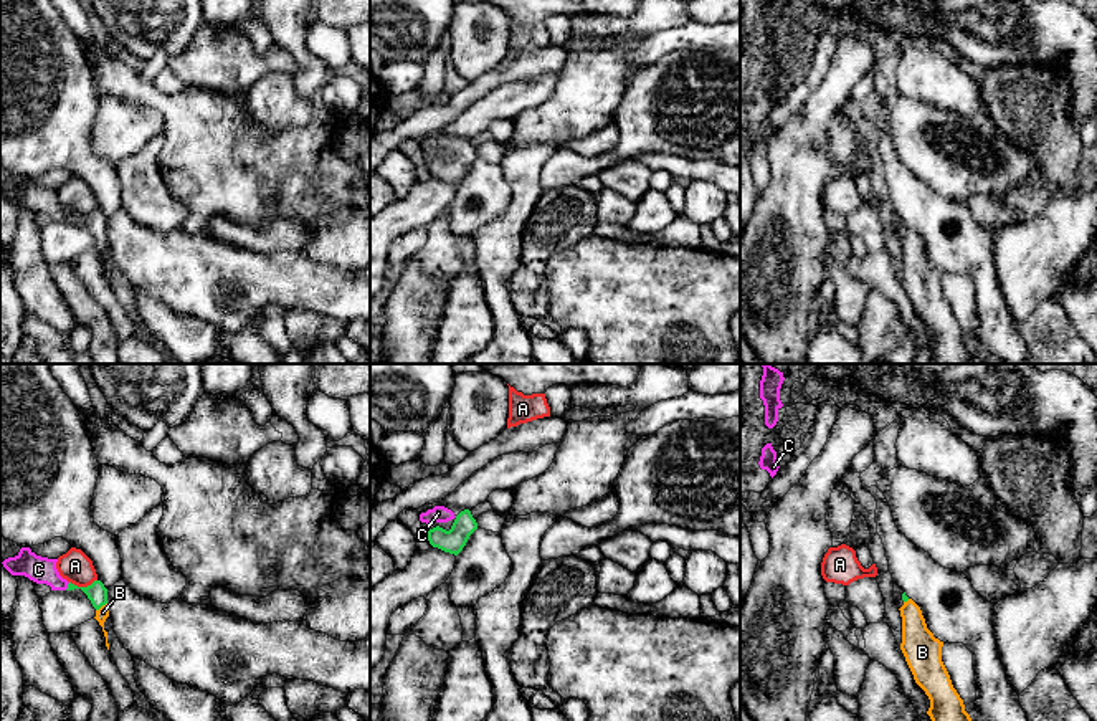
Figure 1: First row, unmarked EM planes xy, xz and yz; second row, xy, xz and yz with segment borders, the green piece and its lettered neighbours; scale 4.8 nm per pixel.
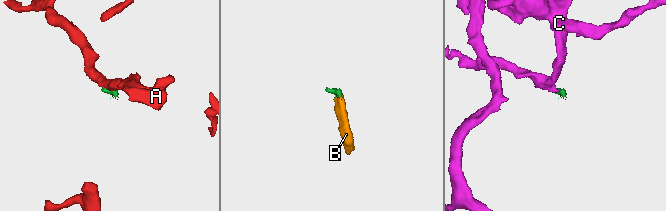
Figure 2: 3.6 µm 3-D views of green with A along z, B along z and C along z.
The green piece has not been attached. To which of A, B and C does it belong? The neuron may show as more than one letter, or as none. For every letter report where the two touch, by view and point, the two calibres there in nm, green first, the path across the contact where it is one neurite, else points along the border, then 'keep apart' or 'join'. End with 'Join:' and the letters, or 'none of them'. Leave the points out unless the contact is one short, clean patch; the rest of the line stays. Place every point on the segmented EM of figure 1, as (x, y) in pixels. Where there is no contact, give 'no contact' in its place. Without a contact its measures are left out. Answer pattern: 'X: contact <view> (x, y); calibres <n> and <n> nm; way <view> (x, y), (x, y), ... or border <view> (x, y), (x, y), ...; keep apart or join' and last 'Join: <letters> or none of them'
A: contact xy (83, 587); calibres 100 and 160 nm; border xy (96, 579), (86, 586), (70, 582); keep apart
B: contact xy (101, 606); calibres 100 and 60 nm; way xy (96, 592), (101, 606), (103, 612); join
C: contact xy (68, 586); calibres 100 and 130 nm; way xy (96, 592), (68, 586), (58, 584), (38, 569); join
Join: B, C

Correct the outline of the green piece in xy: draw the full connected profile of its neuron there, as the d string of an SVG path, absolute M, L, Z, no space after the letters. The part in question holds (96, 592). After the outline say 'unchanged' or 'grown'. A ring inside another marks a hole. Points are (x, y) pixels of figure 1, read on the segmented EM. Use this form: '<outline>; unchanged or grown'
M21 547L20 552L15 557L8 557L2 564L3 564L3 567L12 575L25 575L25 577L28 577L30 580L33 580L36 584L46 584L46 585L50 585L51 590L74 590L74 589L81 589L88 595L88 599L91 600L93 607L96 609L96 617L94 618L102 627L102 632L104 632L104 637L106 637L106 647L109 650L107 632L104 630L104 622L109 617L107 589L104 587L104 584L101 580L94 580L88 587L78 587L78 585L68 582L66 579L63 579L59 575L59 572L56 569L56 562L58 562L58 559L41 557L41 556L36 556L30 547Z; grown

